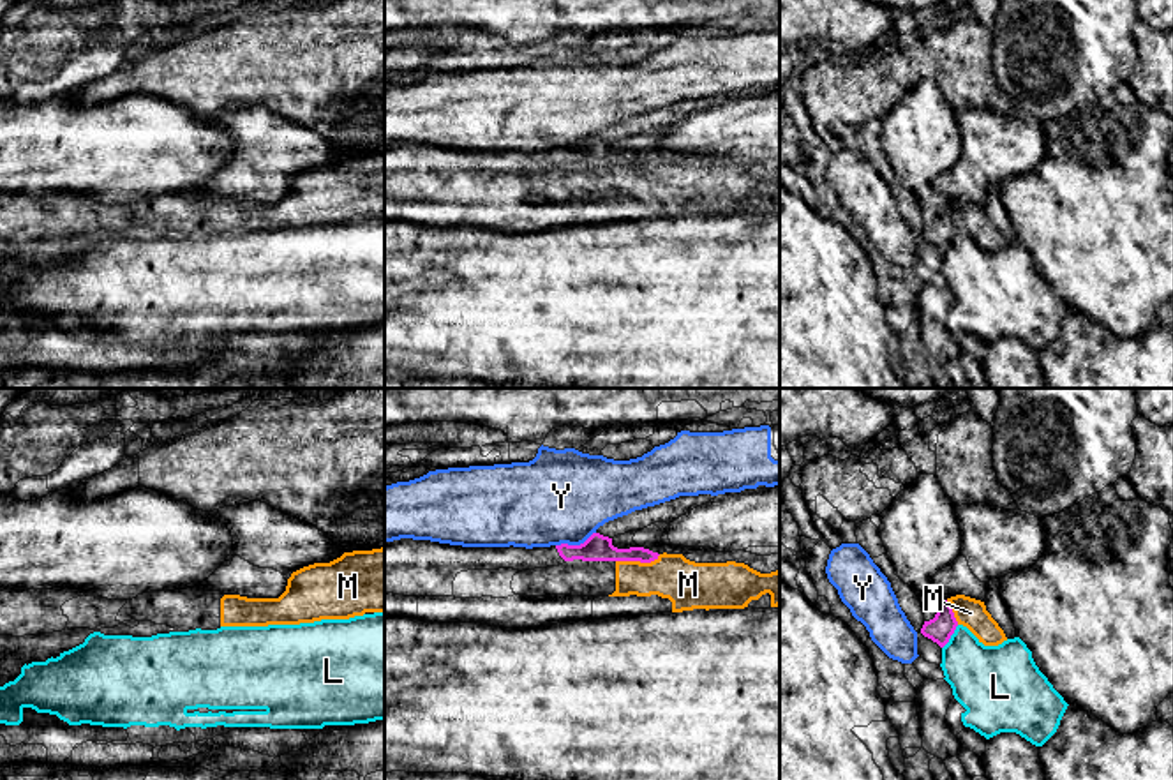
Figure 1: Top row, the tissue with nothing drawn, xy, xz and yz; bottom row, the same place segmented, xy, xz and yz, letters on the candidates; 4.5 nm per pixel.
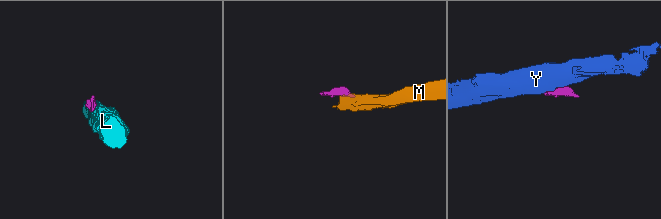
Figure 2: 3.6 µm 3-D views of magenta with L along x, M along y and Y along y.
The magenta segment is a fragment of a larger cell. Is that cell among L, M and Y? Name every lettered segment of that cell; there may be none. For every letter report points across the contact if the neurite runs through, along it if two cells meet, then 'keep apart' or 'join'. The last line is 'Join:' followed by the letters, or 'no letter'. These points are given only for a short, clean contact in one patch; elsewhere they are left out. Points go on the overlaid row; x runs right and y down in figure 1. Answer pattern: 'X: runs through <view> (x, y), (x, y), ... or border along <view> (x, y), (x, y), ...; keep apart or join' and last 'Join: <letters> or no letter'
L: keep apart
M: runs through xz (597, 547), (627, 560), (637, 560), (651, 574), (685, 583); join
Y: border along xz (595, 532), (579, 544), (556, 546); keep apart
Join: M

